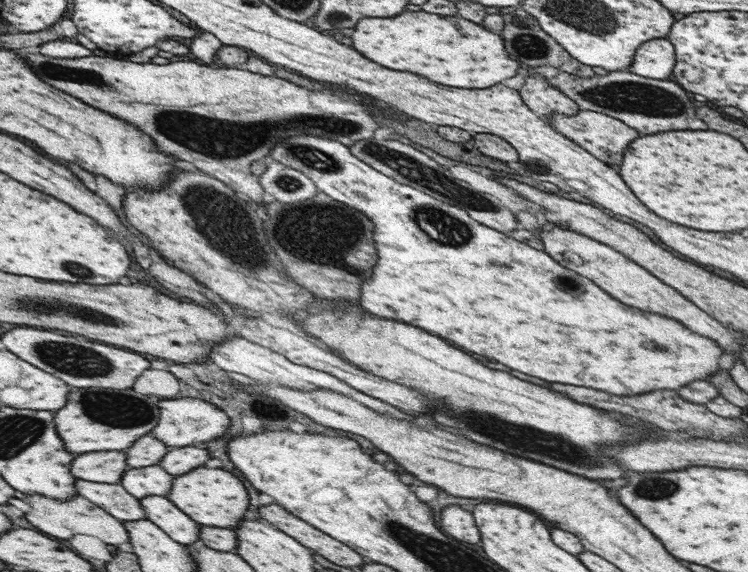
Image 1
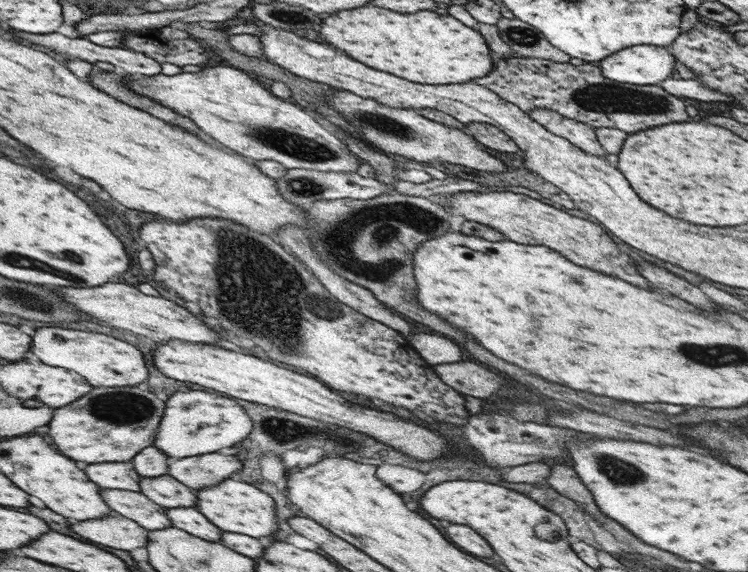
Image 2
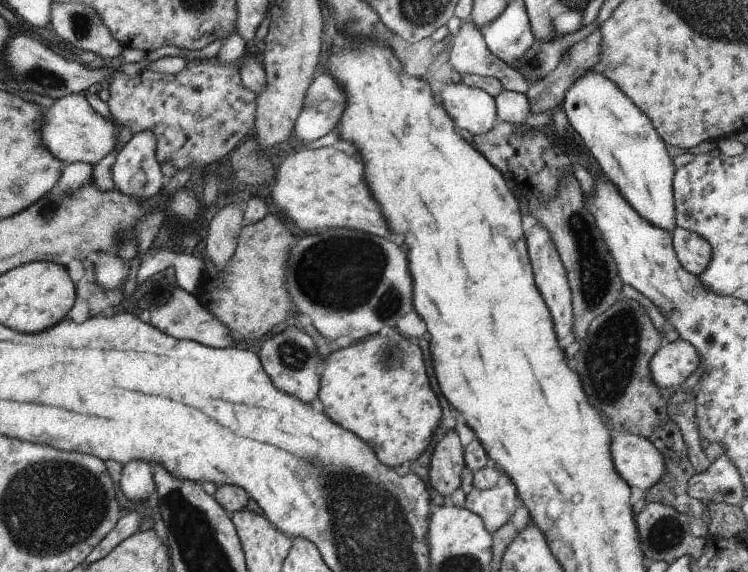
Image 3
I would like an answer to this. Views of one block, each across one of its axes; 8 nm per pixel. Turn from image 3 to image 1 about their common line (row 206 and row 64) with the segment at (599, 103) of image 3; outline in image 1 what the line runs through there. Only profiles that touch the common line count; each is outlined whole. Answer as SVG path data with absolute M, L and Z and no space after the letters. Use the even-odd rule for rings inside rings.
M655 38L643 42L636 49L629 71L649 79L669 80L675 62L675 48L670 39Z

